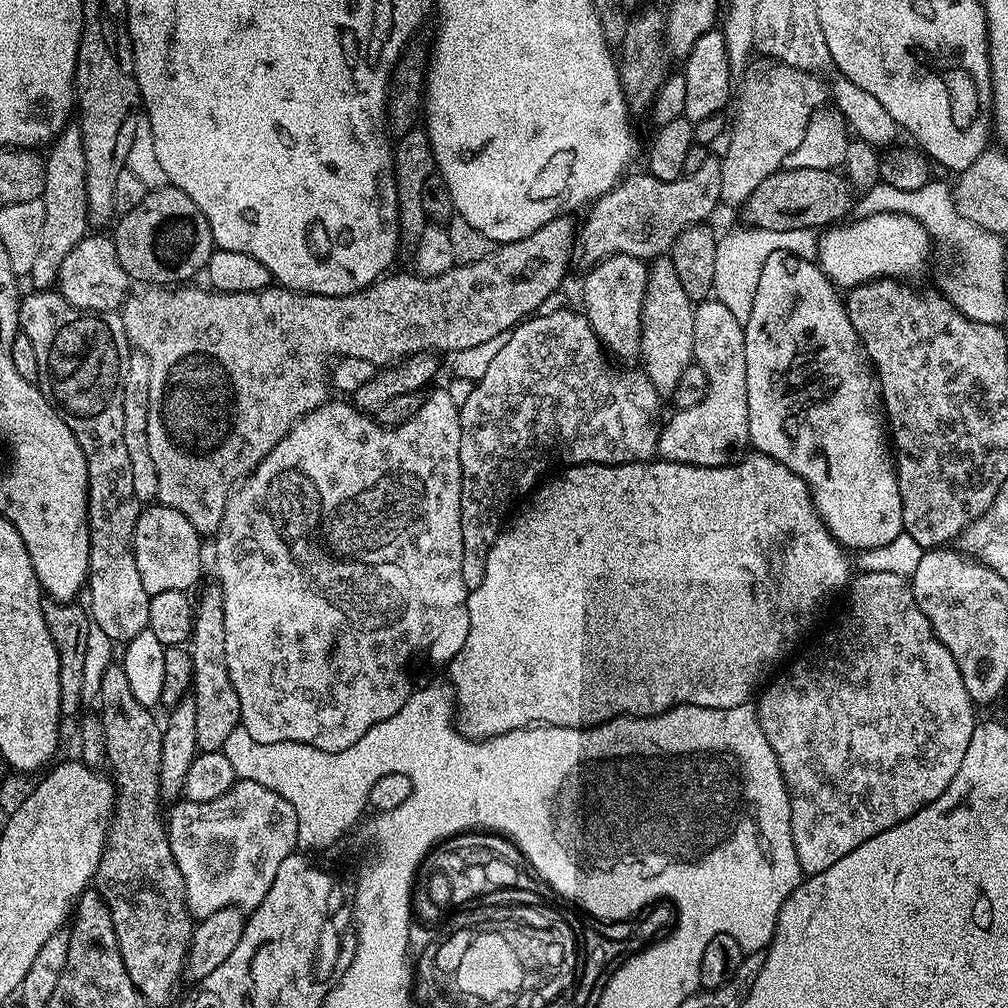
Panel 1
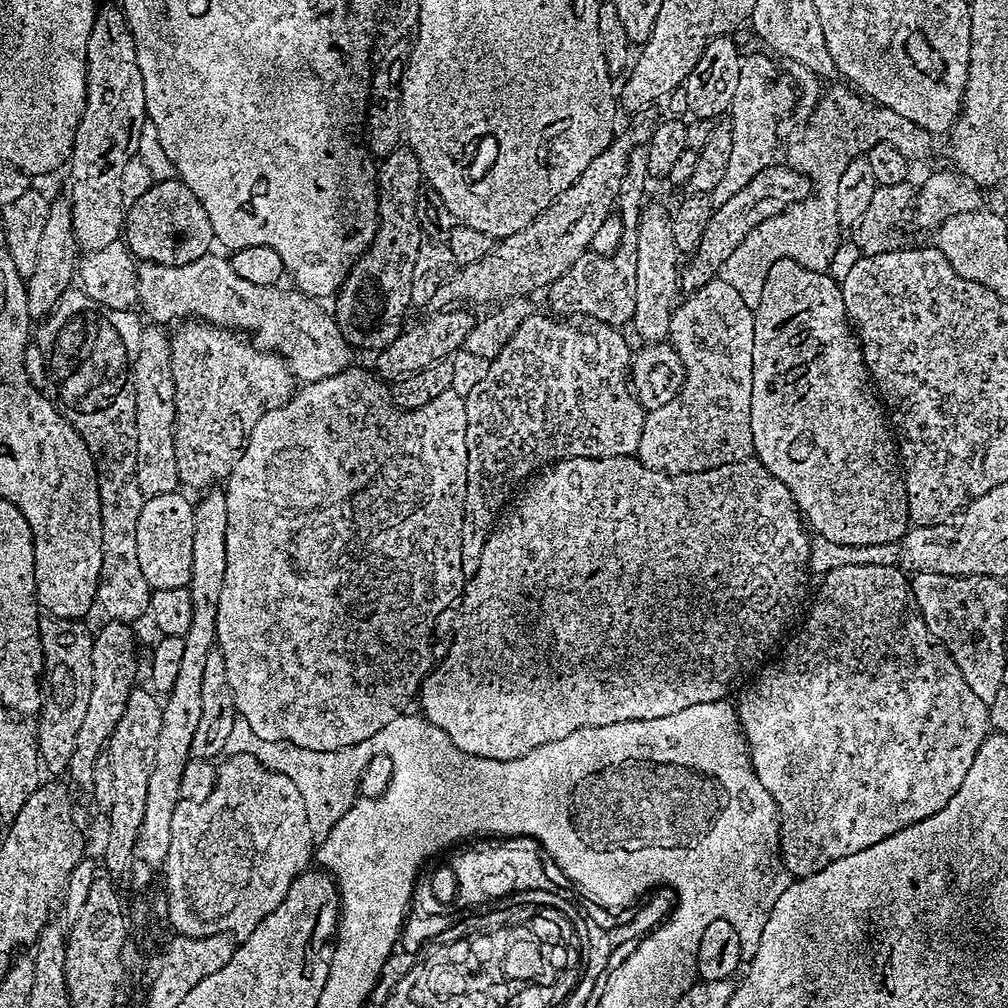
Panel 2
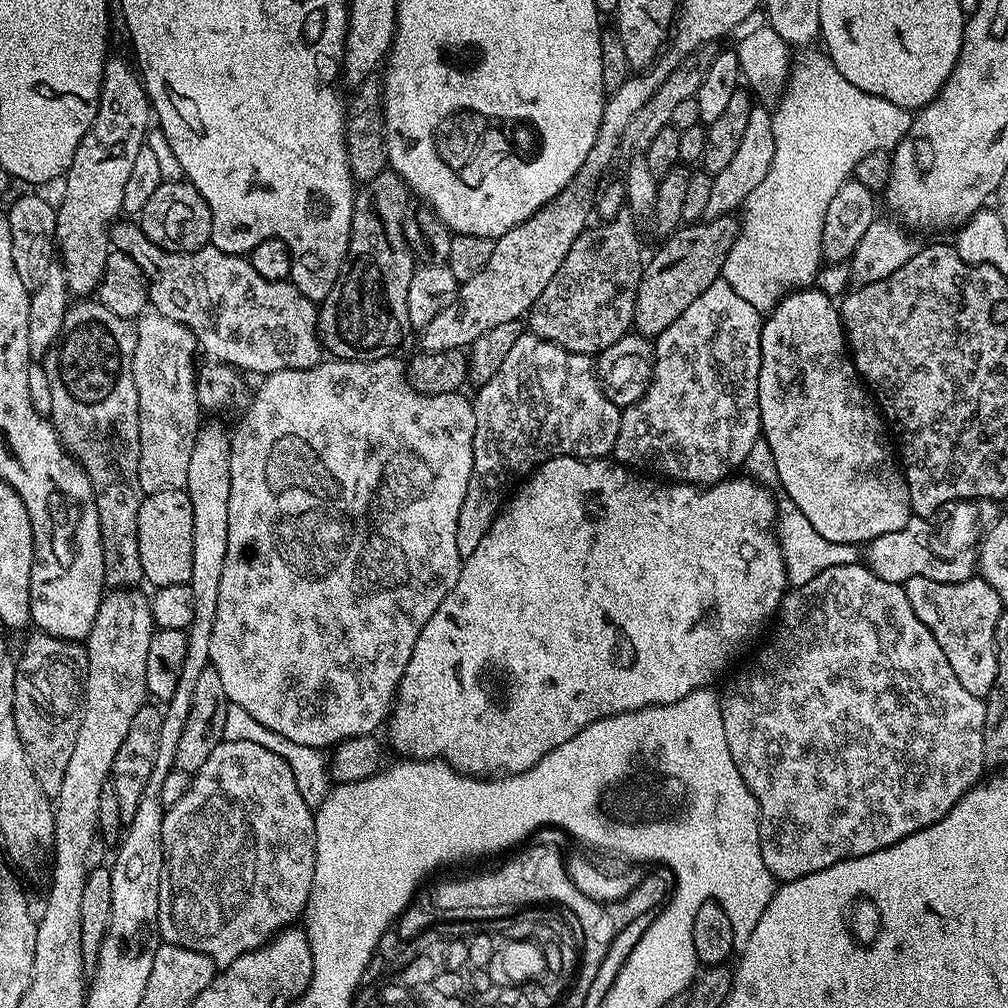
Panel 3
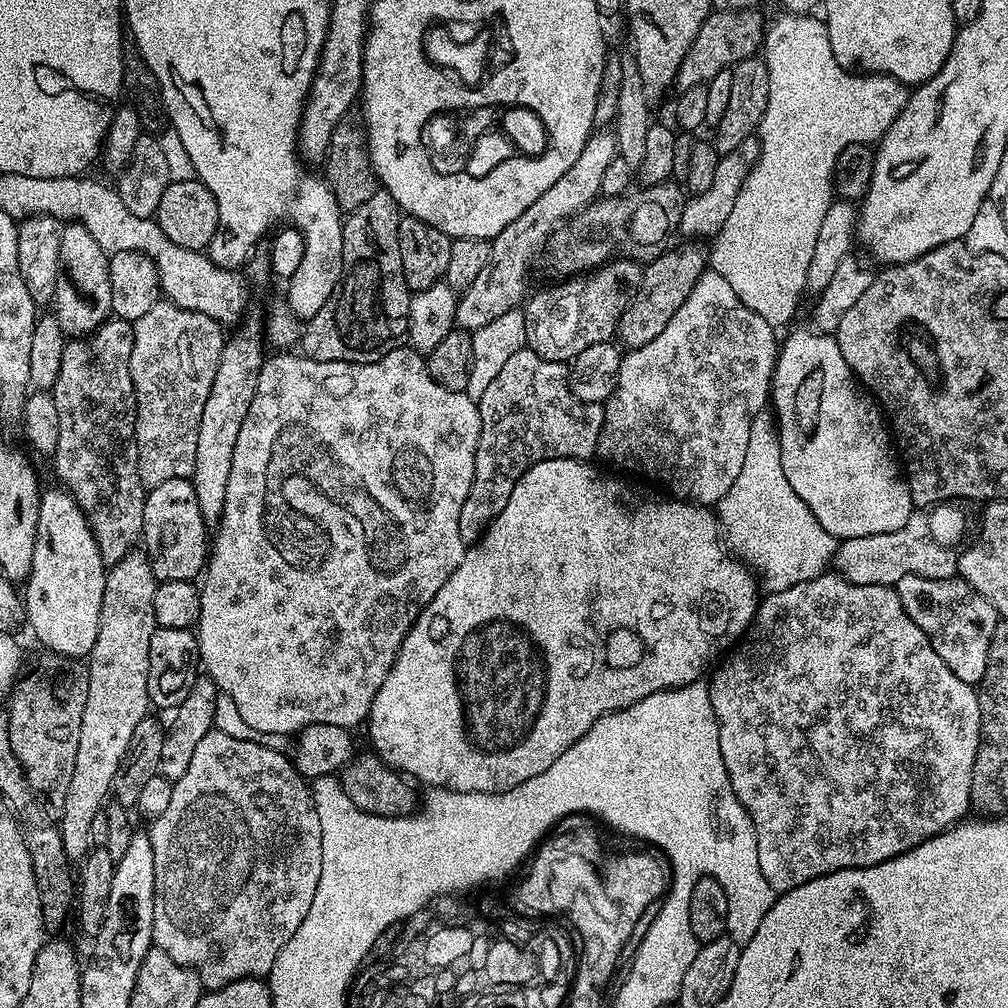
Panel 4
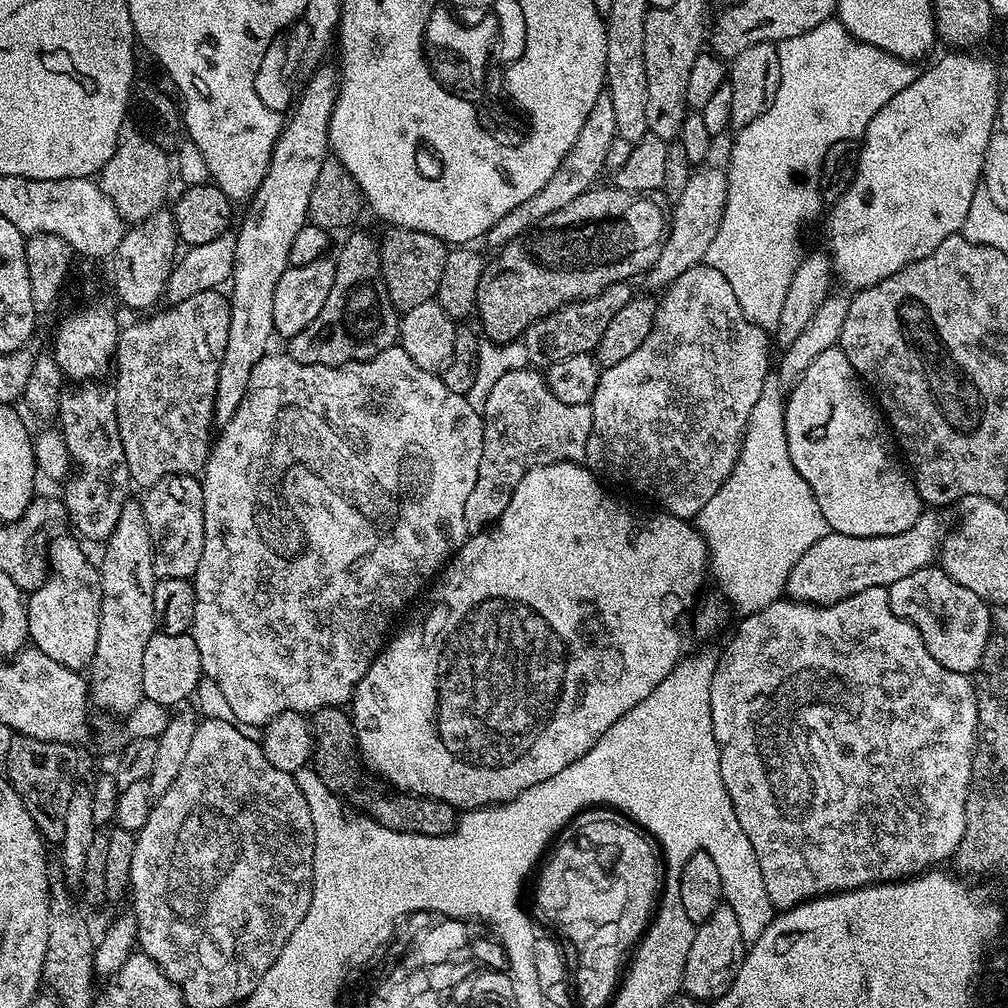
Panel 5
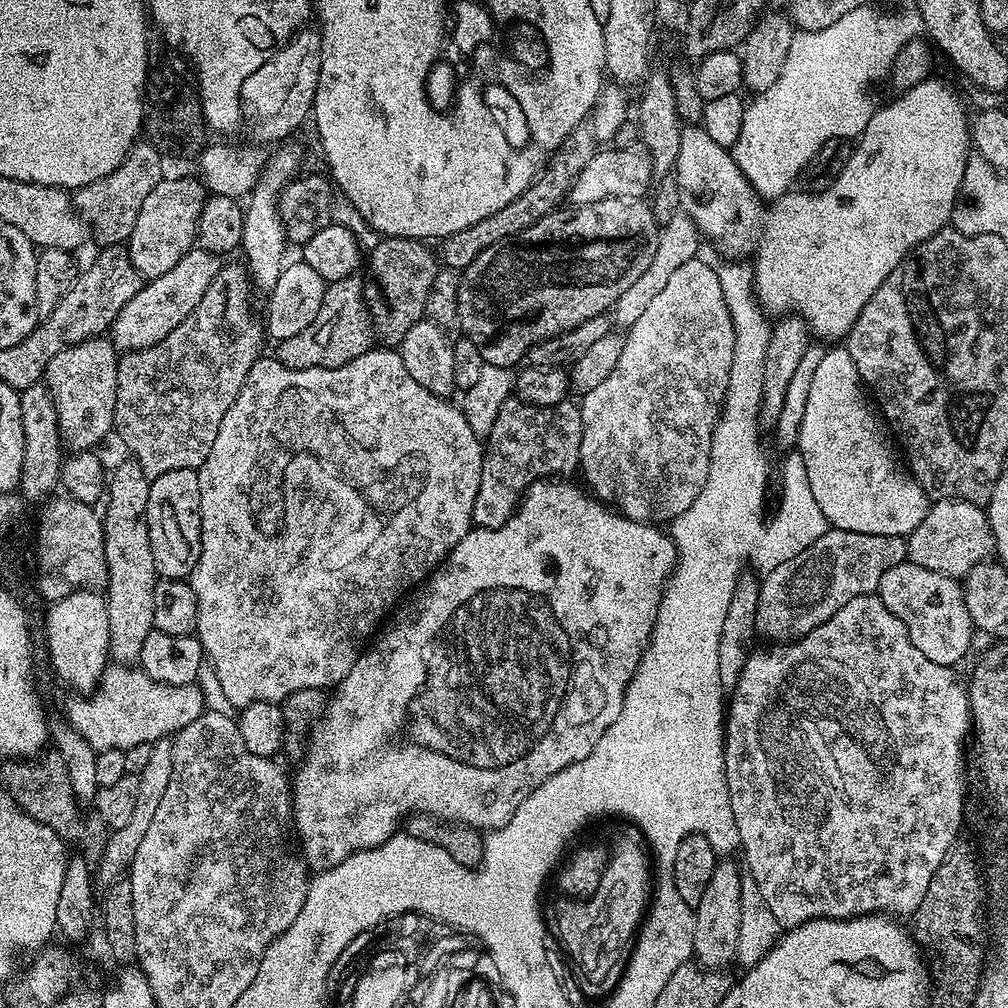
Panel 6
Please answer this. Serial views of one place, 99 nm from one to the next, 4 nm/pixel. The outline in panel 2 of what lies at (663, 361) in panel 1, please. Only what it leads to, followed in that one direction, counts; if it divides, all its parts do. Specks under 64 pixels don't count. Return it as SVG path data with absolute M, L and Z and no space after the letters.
M645 203L640 209L640 219L636 221L636 249L638 250L638 286L636 287L636 293L634 294L634 314L630 321L631 327L636 327L636 332L641 336L641 341L658 344L669 339L668 331L670 330L670 322L672 321L672 313L676 311L676 305L678 303L678 297L682 292L682 285L680 283L680 274L682 271L682 256L681 253L677 252L676 247L674 246L674 233L670 230L670 222L672 221L669 209L666 207L663 208L660 204L648 204Z

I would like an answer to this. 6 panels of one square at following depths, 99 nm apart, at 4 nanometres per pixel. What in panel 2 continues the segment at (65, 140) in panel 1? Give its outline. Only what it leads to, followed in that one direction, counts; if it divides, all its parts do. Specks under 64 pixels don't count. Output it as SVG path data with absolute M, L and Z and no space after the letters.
M53 199L50 203L50 218L46 218L42 242L38 245L38 263L34 266L34 274L26 277L26 306L29 317L40 322L45 316L51 315L62 294L66 294L66 290L73 287L77 276L78 249L74 238L72 205L67 199Z

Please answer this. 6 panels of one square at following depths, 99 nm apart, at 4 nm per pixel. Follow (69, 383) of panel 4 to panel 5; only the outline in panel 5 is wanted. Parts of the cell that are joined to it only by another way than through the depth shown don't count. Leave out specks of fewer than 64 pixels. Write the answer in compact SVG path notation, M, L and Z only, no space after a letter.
M100 386L69 387L60 399L58 429L74 465L63 485L62 499L67 519L72 519L75 531L85 541L107 542L114 526L118 526L122 506L133 495L134 485L130 466L126 466L126 450L122 450L122 434L118 432L115 391L96 387Z

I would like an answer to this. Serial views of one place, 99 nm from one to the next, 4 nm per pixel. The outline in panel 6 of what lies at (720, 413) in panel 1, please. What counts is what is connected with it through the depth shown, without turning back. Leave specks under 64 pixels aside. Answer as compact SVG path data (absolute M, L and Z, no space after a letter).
M699 258L678 266L674 274L666 282L666 287L651 300L644 313L638 317L624 336L622 354L614 371L595 390L583 393L578 407L582 414L582 446L580 447L579 471L584 472L583 483L590 489L597 500L611 506L619 515L628 516L631 520L641 520L643 524L664 526L678 514L690 510L694 498L702 494L702 486L706 486L706 478L710 474L710 446L714 438L714 426L718 422L721 410L724 409L726 386L730 378L730 362L734 358L734 322L730 318L730 310L726 310L726 298L722 298L722 286L718 282L718 274L706 262Z

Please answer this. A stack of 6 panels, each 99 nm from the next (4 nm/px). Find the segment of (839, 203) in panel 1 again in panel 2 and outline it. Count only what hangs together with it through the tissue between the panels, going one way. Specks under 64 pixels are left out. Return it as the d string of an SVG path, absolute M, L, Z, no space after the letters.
M773 162L758 178L750 181L750 186L738 190L734 198L722 202L713 211L710 223L706 226L706 234L702 234L702 242L698 242L696 251L687 257L680 274L680 283L685 293L691 294L696 289L706 286L706 282L717 279L720 268L742 246L742 242L766 218L774 218L782 214L790 206L802 202L812 195L813 186L806 177L789 168L787 163Z

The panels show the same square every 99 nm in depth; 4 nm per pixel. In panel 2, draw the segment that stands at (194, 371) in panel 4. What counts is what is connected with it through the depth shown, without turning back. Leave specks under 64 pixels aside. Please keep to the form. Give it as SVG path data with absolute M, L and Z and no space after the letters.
M148 326L140 333L138 354L132 366L132 385L136 391L136 437L138 438L138 462L136 481L145 498L158 494L170 494L181 487L178 464L174 450L176 407L174 406L174 382L172 381L172 345L165 329Z

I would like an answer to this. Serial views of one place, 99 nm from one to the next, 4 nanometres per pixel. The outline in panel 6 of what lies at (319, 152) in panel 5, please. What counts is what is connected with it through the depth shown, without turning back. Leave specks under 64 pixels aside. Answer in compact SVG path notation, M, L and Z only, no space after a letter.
M292 142L281 143L276 150L276 154L267 161L258 182L252 187L252 191L247 197L244 208L244 229L240 243L242 253L244 252L245 261L243 260L243 263L246 265L251 283L257 284L258 287L265 288L265 290L275 288L278 278L282 274L283 268L280 267L284 264L284 244L289 243L280 217L280 195L284 193L284 188L298 176L296 148Z

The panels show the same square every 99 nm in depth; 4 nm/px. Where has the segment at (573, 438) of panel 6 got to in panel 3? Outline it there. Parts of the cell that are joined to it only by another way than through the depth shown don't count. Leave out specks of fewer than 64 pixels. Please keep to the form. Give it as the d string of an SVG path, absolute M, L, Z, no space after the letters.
M528 330L511 347L510 354L503 359L498 372L488 382L479 385L477 392L480 393L472 400L476 423L474 462L466 498L458 514L458 550L461 557L474 554L478 542L482 542L482 538L488 533L501 511L502 505L509 499L513 485L523 481L541 464L568 452L568 384L592 384L592 379L595 377L593 357L567 352L562 346L538 338Z

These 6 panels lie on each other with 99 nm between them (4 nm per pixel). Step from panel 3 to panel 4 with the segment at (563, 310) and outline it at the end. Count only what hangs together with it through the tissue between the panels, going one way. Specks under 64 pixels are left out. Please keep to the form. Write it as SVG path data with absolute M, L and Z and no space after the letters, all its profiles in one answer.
M613 258L587 274L556 282L560 284L554 285L553 288L544 288L541 292L533 291L522 308L525 314L526 347L550 362L564 364L570 362L578 354L582 354L582 350L587 350L589 346L609 343L616 336L618 322L626 306L632 301L634 289L640 285L643 273L643 267L637 261Z

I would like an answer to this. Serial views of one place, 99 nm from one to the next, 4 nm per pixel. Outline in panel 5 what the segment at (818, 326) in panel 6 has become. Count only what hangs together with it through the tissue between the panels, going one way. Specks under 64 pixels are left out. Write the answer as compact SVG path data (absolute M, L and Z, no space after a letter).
M948 50L945 53L941 60L934 61L925 72L923 69L917 75L915 82L906 86L906 90L894 94L894 98L890 98L890 102L886 102L886 106L882 106L882 110L878 110L878 114L874 114L874 118L870 118L870 126L866 126L860 144L856 177L852 179L852 184L846 190L846 194L842 194L842 198L831 205L829 212L832 213L828 216L826 251L832 258L832 271L835 279L839 283L841 280L842 283L849 284L852 290L874 286L878 282L898 274L898 270L910 266L910 262L918 262L918 258L926 258L926 254L938 250L938 246L942 246L942 242L946 242L946 238L957 235L962 222L966 222L966 213L970 211L970 198L974 198L982 180L984 151L988 148L990 138L998 124L997 112L1002 78L996 73L996 64L992 60L980 58L976 56L978 54L969 54L964 50Z

